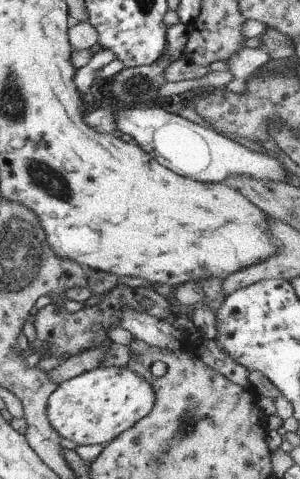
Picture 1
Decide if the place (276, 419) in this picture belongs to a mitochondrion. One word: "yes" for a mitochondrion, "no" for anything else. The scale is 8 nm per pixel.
no

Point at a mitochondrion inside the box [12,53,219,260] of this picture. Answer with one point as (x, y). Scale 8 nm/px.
(48, 180)

